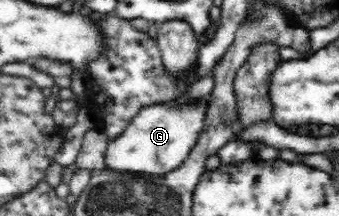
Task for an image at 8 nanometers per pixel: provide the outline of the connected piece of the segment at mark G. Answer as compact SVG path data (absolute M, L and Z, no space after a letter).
M203 97L185 107L173 107L170 102L141 108L127 128L109 141L104 156L105 167L151 176L163 176L179 168L202 133L206 119L206 100L207 97Z

